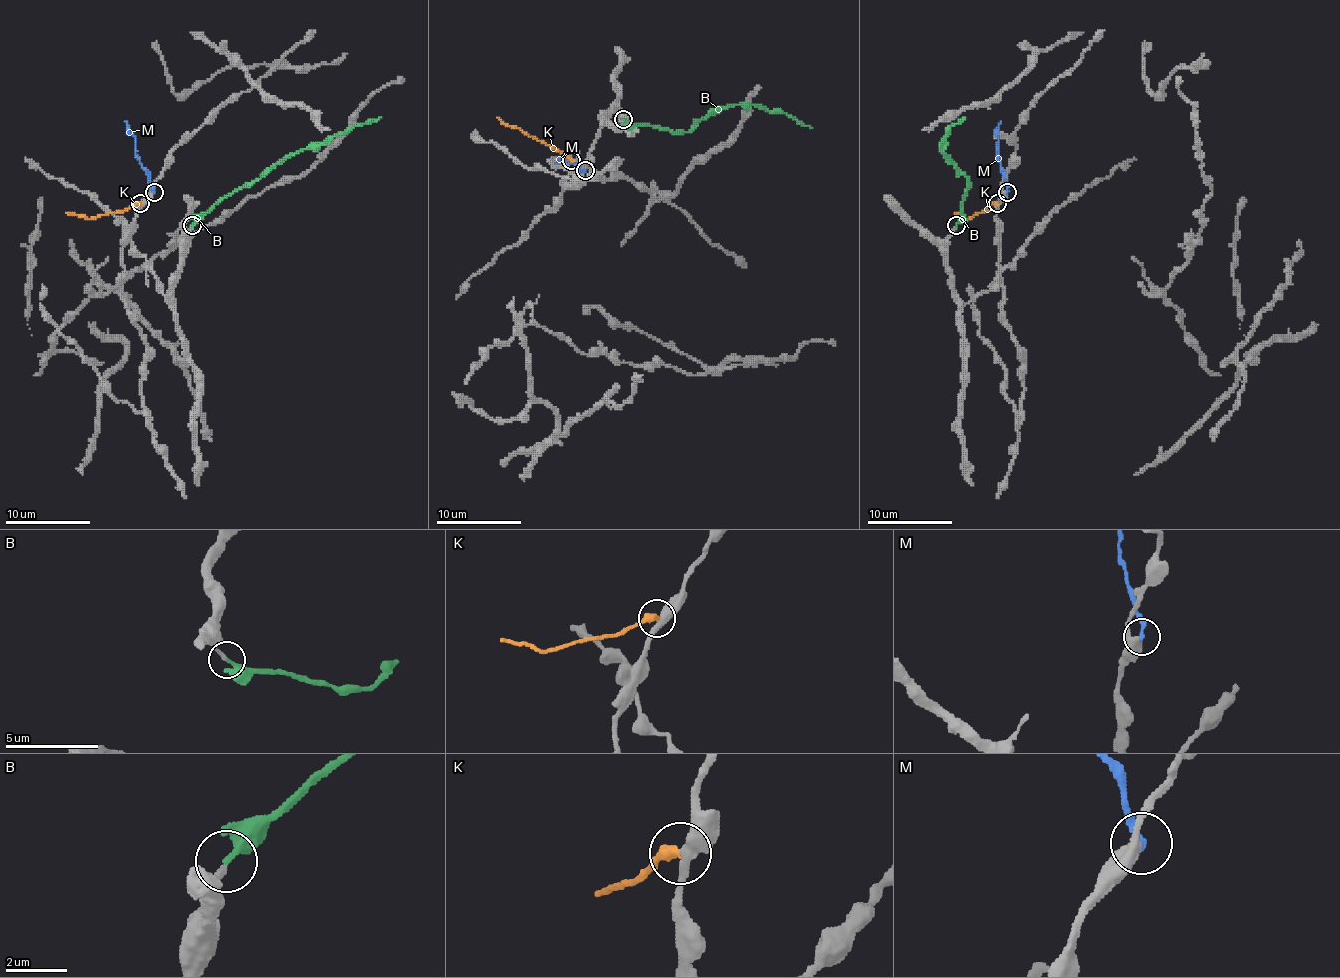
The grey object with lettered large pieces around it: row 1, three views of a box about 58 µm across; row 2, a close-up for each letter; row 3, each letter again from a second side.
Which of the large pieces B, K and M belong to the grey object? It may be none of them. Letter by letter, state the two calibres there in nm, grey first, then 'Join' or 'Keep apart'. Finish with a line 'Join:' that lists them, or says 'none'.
B: Thickness 200 nm (grey) against 240 nm. Join
K: Thickness 380 nm (grey) against 380 nm. Keep apart
M: Thickness 380 nm (grey) against 200 nm. Keep apart
Join: B

